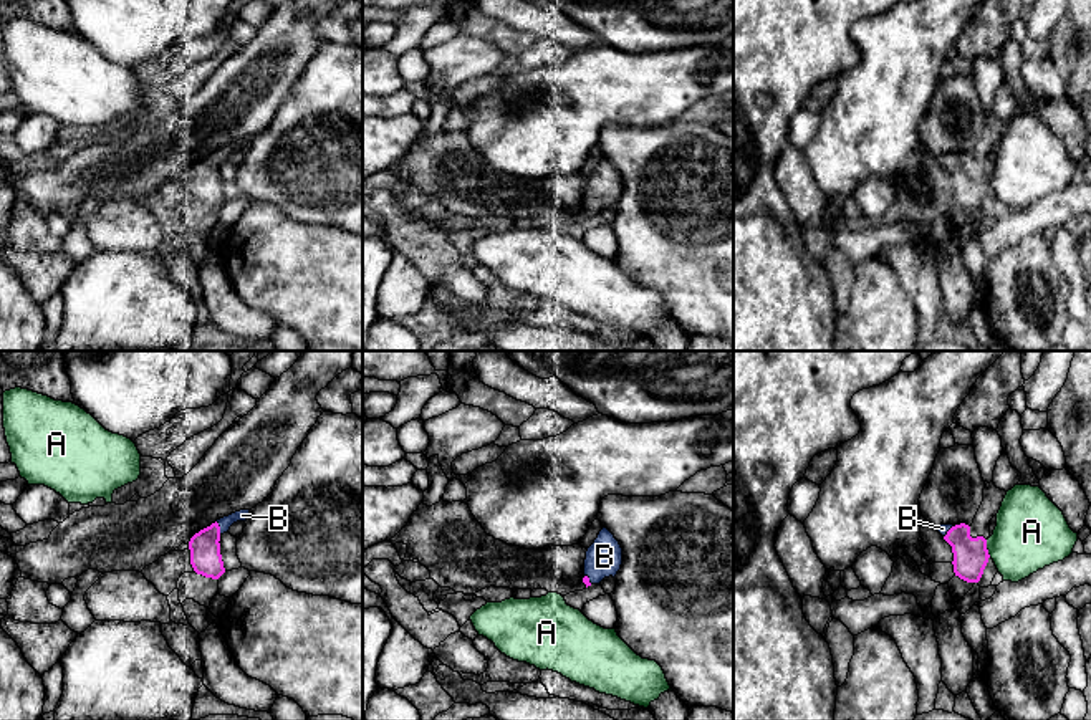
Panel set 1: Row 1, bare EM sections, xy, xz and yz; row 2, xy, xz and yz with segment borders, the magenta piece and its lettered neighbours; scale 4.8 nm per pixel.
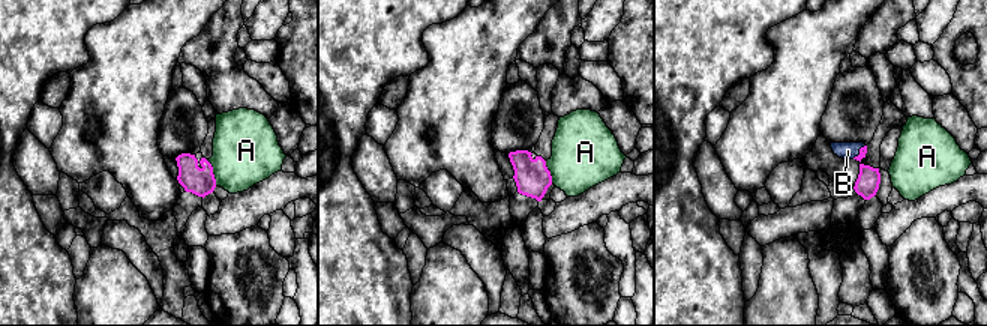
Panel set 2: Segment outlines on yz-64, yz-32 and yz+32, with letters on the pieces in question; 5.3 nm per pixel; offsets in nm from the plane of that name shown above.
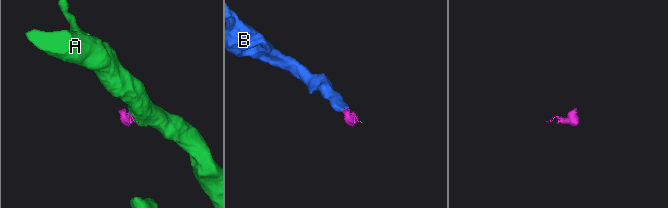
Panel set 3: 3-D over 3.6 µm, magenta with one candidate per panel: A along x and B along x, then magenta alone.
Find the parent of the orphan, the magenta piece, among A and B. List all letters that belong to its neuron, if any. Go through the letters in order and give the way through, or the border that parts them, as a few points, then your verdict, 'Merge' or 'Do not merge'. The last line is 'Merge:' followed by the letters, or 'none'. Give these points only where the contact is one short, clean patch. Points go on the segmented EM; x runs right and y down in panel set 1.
A: Do not merge
B: Merge
Merge: B

